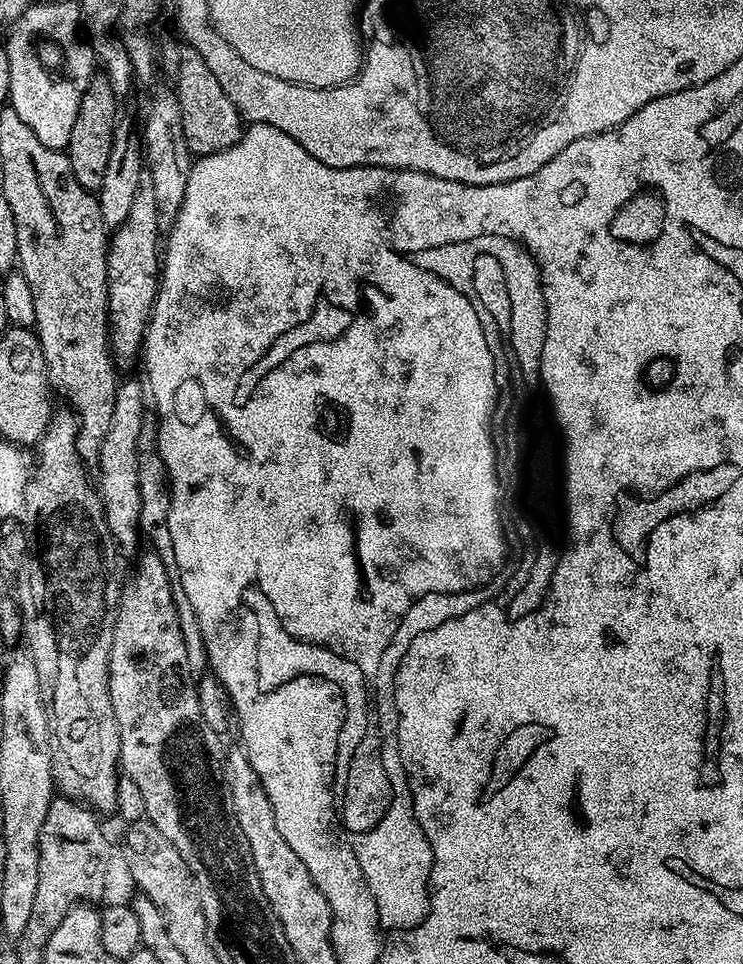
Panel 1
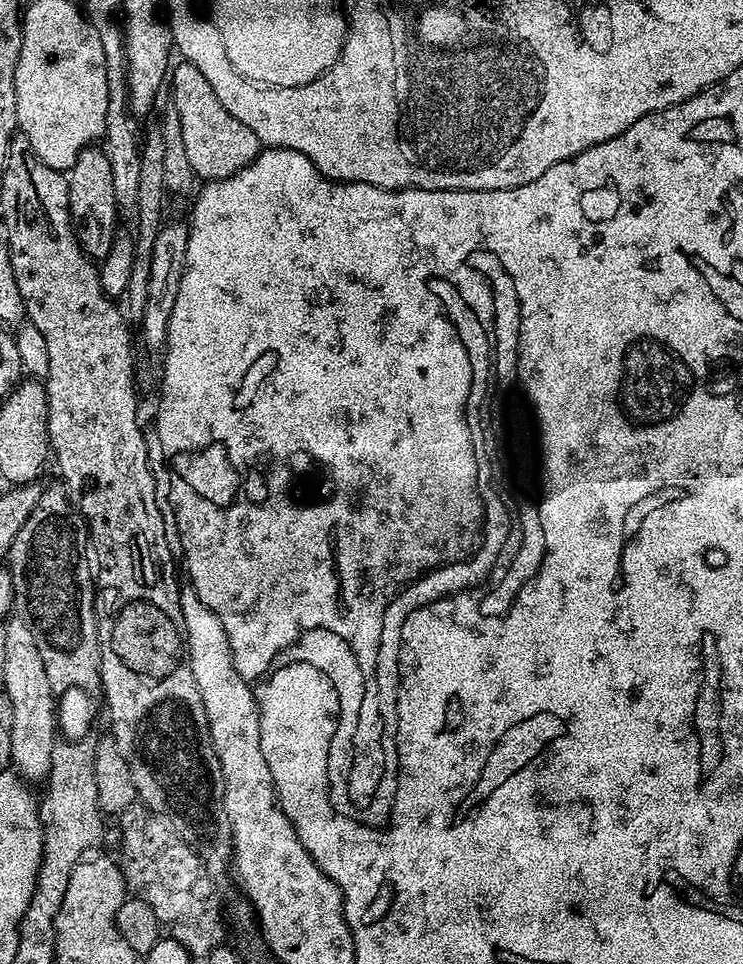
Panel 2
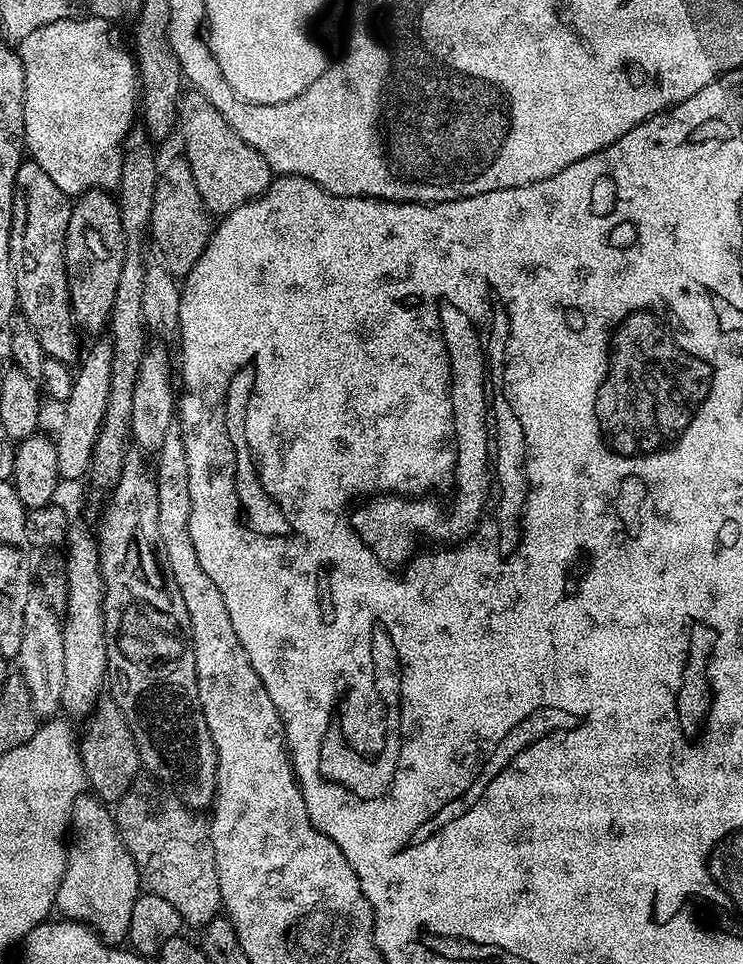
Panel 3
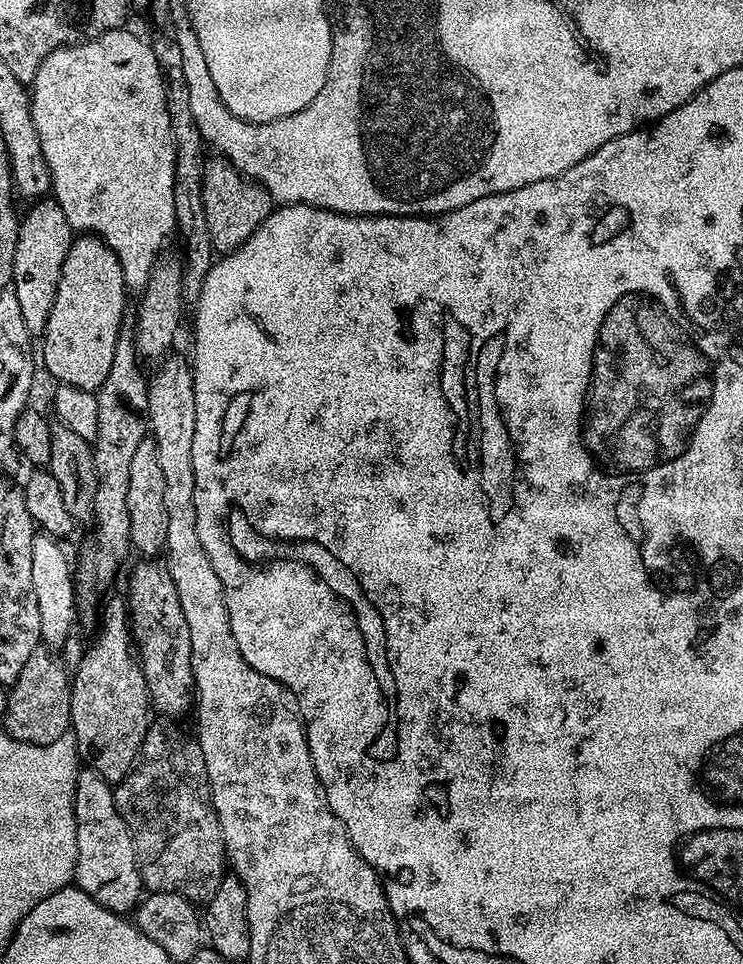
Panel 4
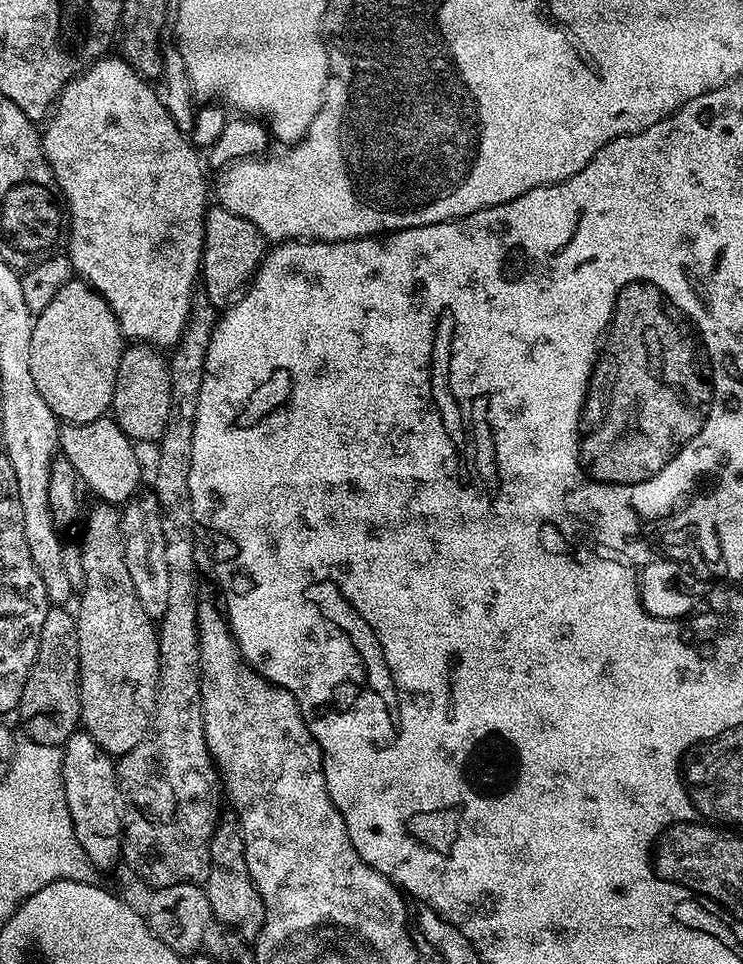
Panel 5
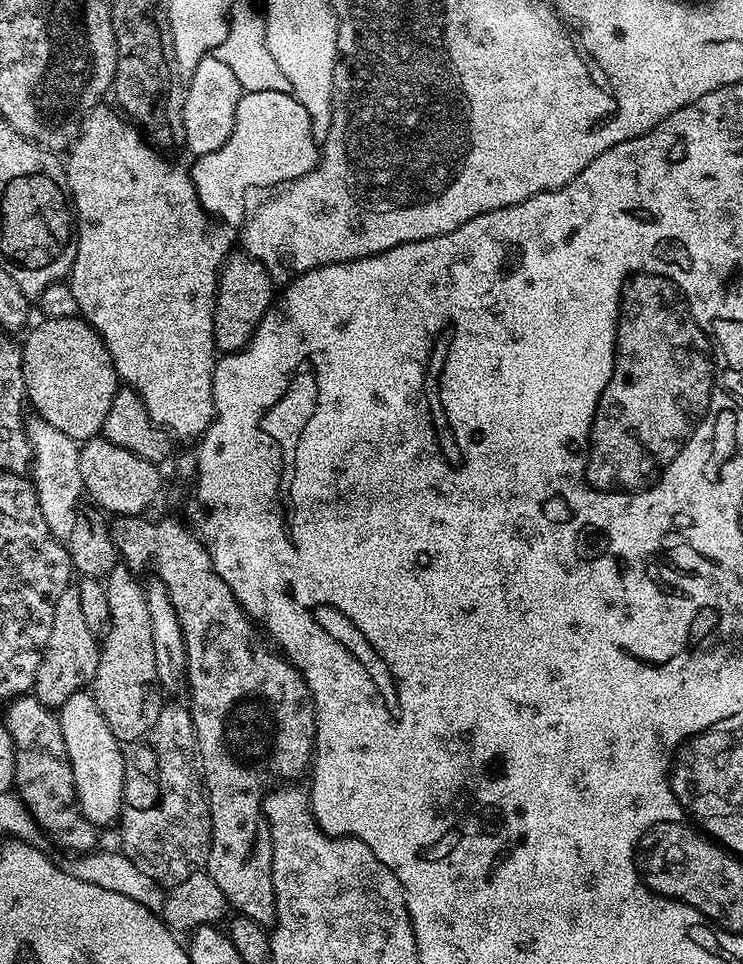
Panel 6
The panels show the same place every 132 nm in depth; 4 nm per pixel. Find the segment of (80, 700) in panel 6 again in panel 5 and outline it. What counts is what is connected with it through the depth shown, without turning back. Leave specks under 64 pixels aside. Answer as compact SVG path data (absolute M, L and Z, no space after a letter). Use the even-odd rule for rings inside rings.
M77 730L62 746L62 778L66 790L66 802L74 830L82 850L98 870L112 868L122 860L122 808L118 800L118 768L113 757L90 738L90 734Z

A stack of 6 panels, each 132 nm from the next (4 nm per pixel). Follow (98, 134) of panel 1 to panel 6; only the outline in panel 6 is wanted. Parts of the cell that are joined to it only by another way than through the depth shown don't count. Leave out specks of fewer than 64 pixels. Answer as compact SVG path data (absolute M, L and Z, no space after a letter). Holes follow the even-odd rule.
M79 315L44 318L41 319L41 321L41 324L38 325L32 333L30 333L25 340L22 340L20 365L22 366L22 374L24 375L24 395L27 403L30 405L31 411L35 413L35 415L42 417L46 422L50 422L50 426L54 426L54 430L62 430L62 434L66 434L66 438L74 438L78 442L91 440L92 437L99 436L103 433L106 414L110 414L110 402L114 402L114 394L118 387L118 377L114 370L114 362L106 350L104 340L88 325L88 321L81 318Z

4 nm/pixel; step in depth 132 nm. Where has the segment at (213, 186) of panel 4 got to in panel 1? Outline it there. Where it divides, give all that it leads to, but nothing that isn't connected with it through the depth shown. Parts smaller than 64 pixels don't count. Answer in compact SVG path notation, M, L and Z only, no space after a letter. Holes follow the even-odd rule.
M184 46L179 55L178 74L174 78L174 93L182 114L182 130L185 142L192 154L197 157L209 156L215 152L226 150L240 140L242 117L240 111L230 102L230 98L222 90L218 78L210 71L210 66L202 59L198 50Z

